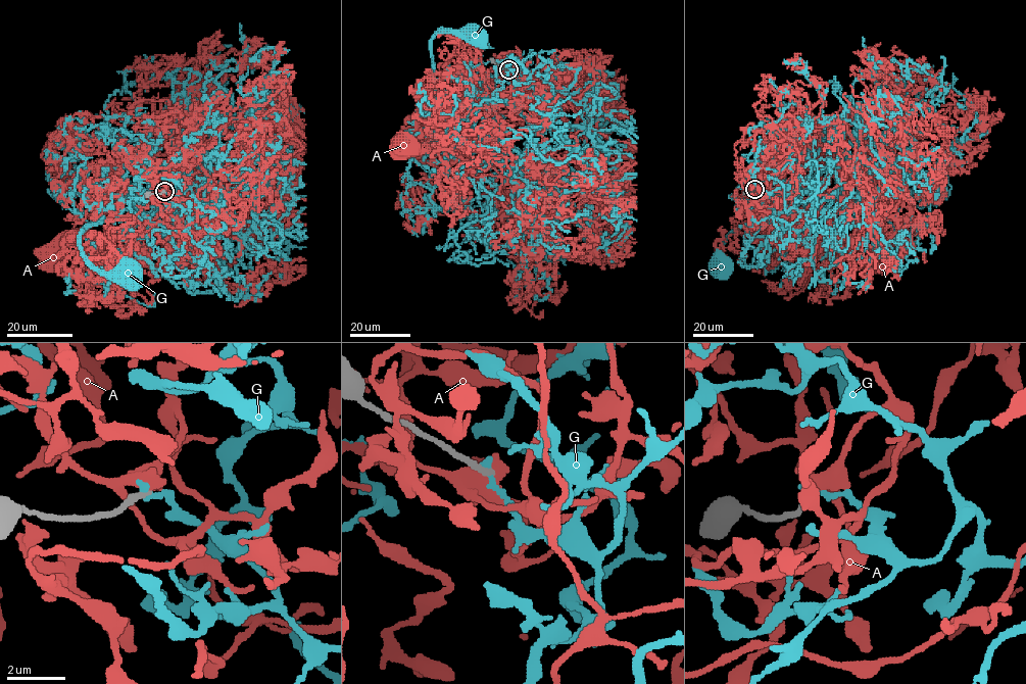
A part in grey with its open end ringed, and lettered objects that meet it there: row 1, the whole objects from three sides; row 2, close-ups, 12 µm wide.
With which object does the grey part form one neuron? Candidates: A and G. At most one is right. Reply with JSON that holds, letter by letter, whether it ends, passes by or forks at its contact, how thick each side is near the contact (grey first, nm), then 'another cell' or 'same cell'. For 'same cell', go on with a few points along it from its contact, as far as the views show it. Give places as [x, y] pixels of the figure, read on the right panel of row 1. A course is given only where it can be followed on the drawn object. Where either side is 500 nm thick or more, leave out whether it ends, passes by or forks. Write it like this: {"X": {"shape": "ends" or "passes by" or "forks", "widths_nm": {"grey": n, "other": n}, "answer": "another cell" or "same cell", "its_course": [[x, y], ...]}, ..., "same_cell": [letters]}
{"A": {"widths_nm": {"grey": 220, "other": 500}, "answer": "another cell"}, "G": {"shape": "ends", "widths_nm": {"grey": 240, "other": 240}, "answer": "another cell"}, "same_cell": []}

